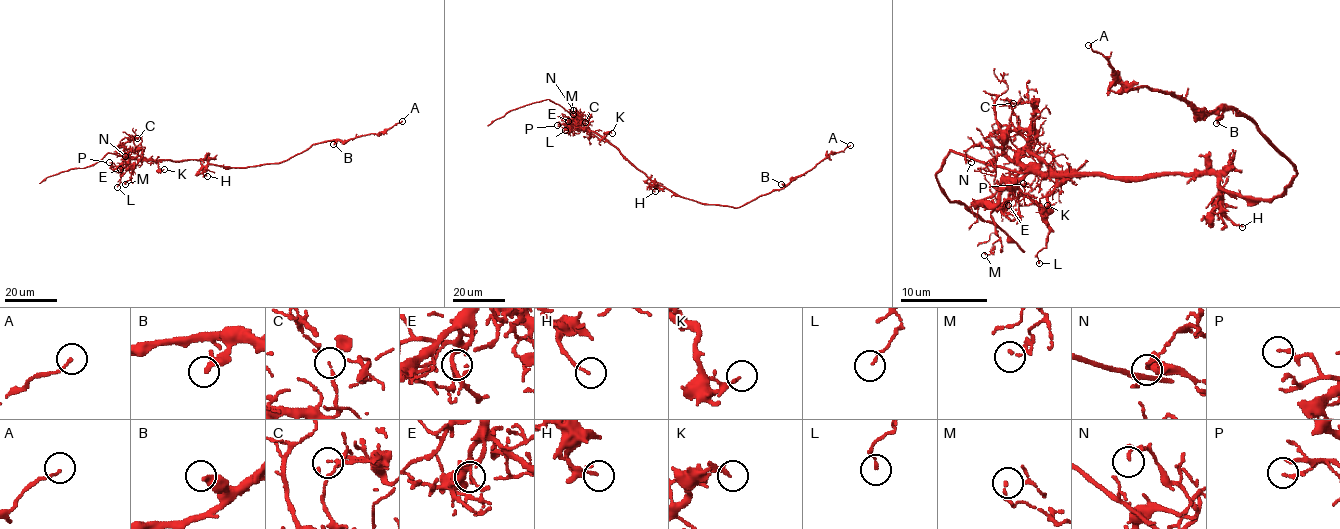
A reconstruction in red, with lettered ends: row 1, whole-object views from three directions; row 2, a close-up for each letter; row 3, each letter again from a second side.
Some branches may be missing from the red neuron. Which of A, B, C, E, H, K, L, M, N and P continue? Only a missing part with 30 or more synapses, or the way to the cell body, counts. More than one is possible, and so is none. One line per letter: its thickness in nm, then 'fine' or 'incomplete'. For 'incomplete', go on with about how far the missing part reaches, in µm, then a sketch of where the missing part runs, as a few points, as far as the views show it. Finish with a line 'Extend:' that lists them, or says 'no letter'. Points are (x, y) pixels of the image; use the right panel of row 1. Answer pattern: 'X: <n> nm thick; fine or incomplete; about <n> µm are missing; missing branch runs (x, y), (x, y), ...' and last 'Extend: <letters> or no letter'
A: 110 nm thick; fine
B: 340 nm thick; fine
C: 110 nm thick; fine
E: 120 nm thick; fine
H: 130 nm thick; fine
K: 130 nm thick; fine
L: 100 nm thick; fine
M: 130 nm thick; fine
N: 70 nm thick; fine
P: 110 nm thick; fine
Extend: no letter

